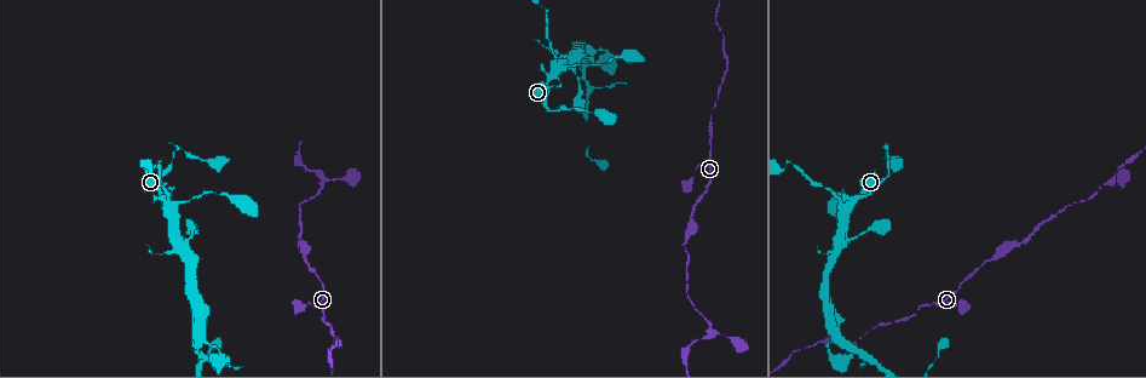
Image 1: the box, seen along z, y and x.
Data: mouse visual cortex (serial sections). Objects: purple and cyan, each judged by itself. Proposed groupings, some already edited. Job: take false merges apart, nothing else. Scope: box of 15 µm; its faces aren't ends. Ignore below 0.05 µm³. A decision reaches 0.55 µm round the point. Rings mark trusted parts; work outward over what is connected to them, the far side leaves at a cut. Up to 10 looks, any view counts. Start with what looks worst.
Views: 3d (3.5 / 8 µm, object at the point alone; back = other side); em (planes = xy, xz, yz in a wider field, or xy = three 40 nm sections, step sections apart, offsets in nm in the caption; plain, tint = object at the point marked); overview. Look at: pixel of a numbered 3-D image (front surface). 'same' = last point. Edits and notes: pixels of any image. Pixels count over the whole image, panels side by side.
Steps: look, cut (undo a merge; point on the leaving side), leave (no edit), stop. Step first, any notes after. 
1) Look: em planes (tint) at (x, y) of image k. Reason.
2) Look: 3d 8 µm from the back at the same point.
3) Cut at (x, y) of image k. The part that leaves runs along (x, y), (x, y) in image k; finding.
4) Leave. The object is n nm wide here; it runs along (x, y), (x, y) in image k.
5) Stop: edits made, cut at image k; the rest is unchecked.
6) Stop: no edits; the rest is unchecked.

Look: 3d 3.5 µm at (165, 203) of image 1. Sharp bend.

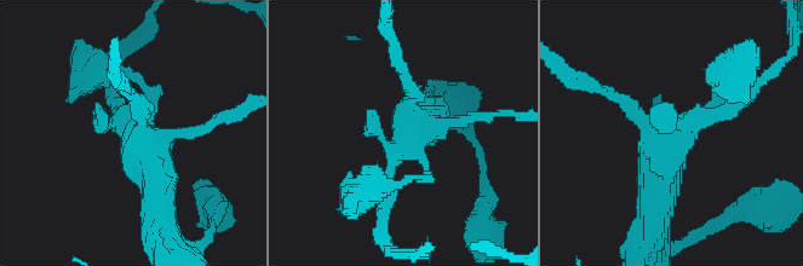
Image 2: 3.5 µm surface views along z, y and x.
Look: em xy step 5 (plain) at (681, 135) of image 2.

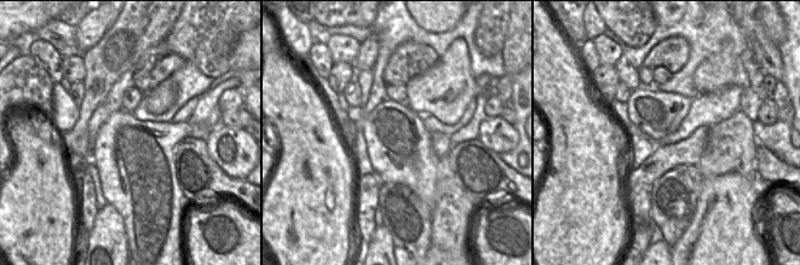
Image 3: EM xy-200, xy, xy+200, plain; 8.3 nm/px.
Look: em xy step 5 (tint) at the same point.

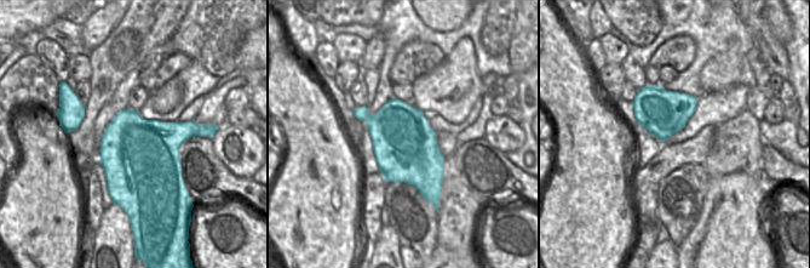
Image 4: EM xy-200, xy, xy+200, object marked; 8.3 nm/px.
Leave. It runs along (718, 93), (666, 149), (654, 227) in image 2; all the same cell.

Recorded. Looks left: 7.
Look: 3d 3.5 µm at (564, 109) of image 1. Abrupt turn.

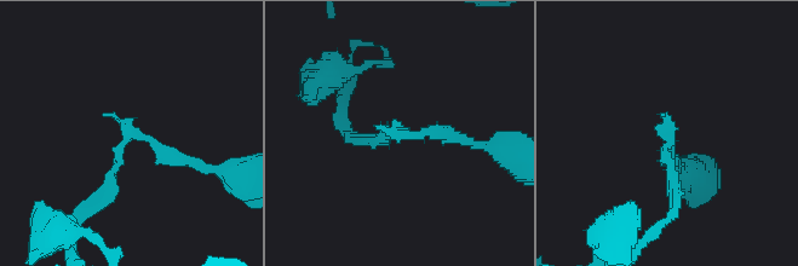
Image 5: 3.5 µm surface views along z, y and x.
Look: em xy step 2 (plain) at (123, 143) of image 5. The arms are 150, 200 nm wide.

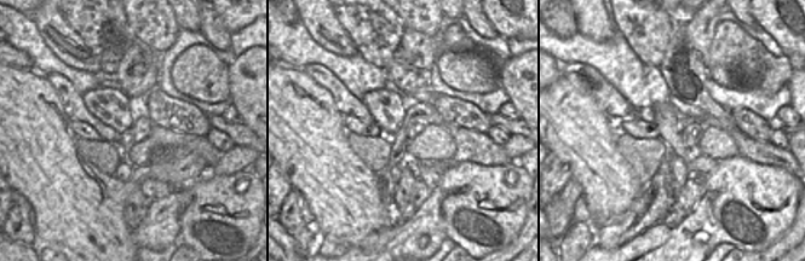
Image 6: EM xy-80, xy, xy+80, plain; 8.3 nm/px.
Look: em xy step 2 (tint) at the same point.

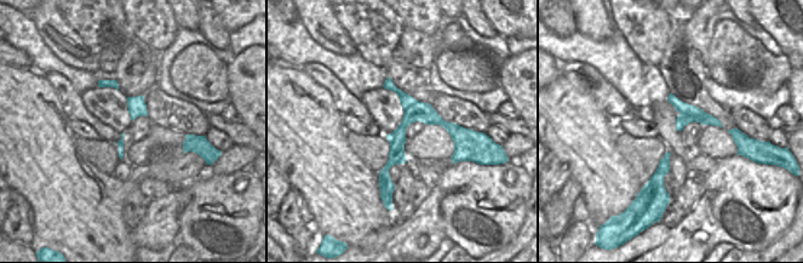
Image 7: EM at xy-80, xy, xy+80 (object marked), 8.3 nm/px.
Leave. It runs along (465, 137), (412, 116), (383, 187) in image 7; one cell here.

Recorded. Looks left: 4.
Look: 3d 8 µm from the back at (540, 6) of image 1. Calibre changes.

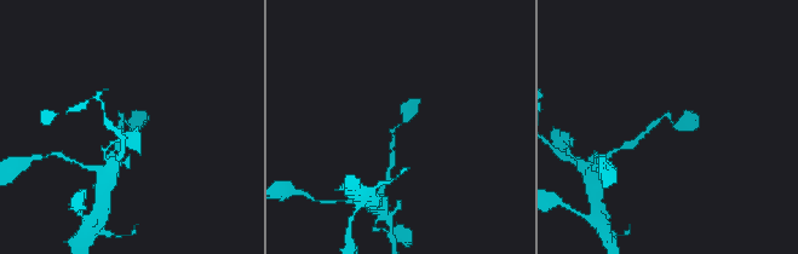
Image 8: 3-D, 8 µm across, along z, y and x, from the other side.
Look: 3d 3.5 µm at (127, 122) of image 8.

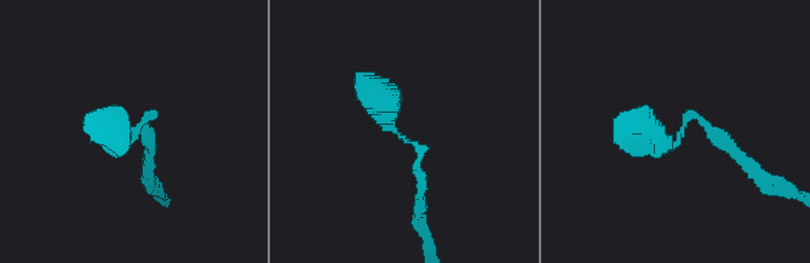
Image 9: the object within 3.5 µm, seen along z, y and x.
Leave. The arms are 200, 350 nm wide; all the same cell.

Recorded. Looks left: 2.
Look: 3d 3.5 µm at (709, 139) of image 1. Narrows sharply.

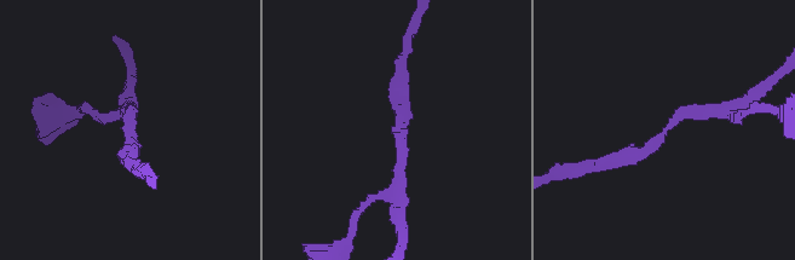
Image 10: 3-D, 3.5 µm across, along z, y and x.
Look: em planes (tint) at (404, 122) of image 10.

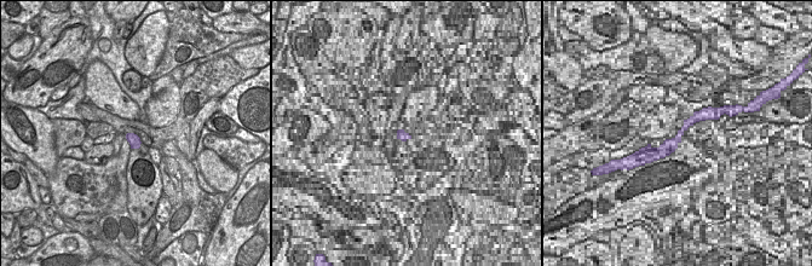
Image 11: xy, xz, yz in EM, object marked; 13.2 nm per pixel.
Leave. One cell here.

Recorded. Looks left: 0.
Stop: no edits; the rest is unchecked.

